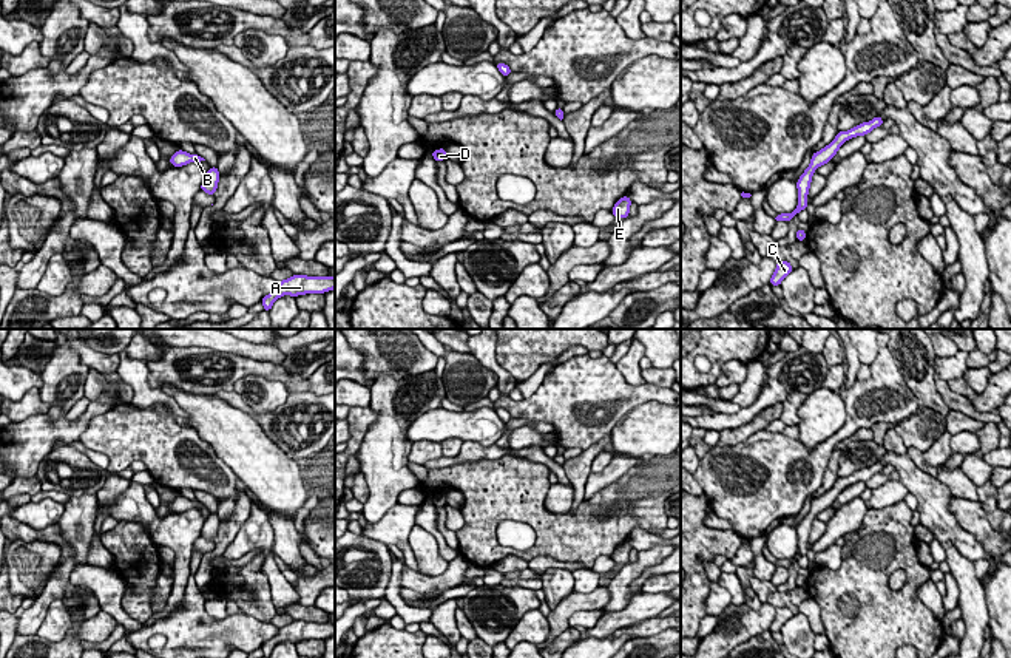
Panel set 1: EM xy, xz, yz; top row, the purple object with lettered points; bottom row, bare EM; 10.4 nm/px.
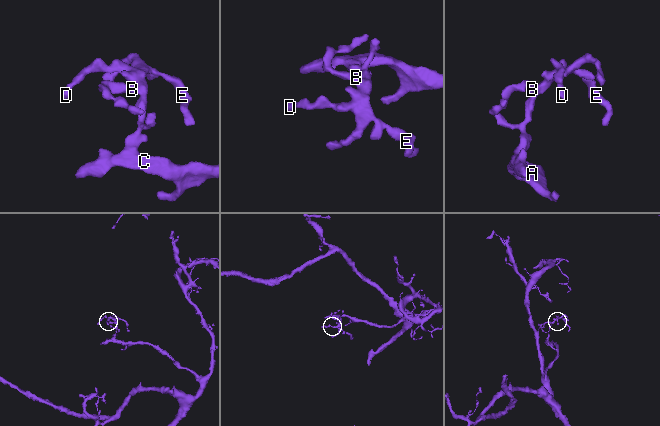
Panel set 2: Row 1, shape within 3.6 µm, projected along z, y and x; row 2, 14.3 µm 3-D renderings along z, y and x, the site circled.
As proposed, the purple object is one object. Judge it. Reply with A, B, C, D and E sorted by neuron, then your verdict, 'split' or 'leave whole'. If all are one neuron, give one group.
A B C D E; leave whole

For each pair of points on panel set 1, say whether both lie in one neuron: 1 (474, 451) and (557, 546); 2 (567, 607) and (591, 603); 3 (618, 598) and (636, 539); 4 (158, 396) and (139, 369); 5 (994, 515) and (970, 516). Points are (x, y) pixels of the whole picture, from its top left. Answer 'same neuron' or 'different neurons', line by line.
1: different neurons
2: same neuron
3: different neurons
4: same neuron
5: different neurons

